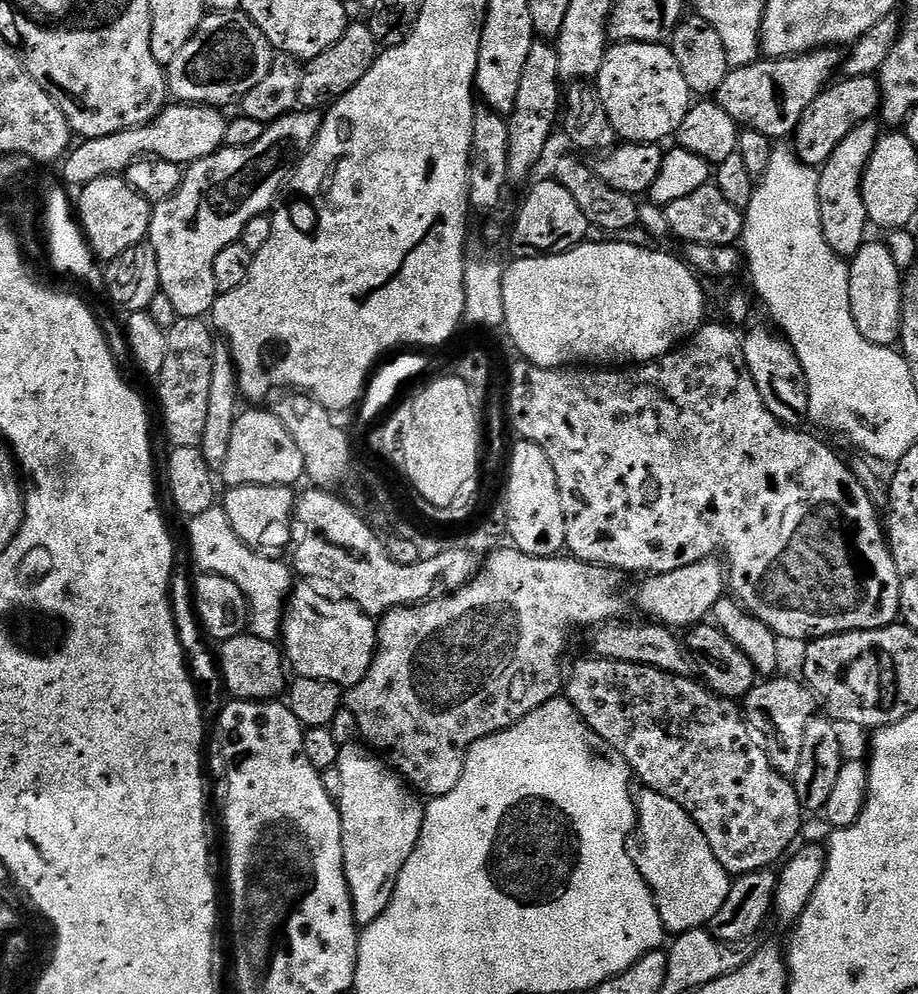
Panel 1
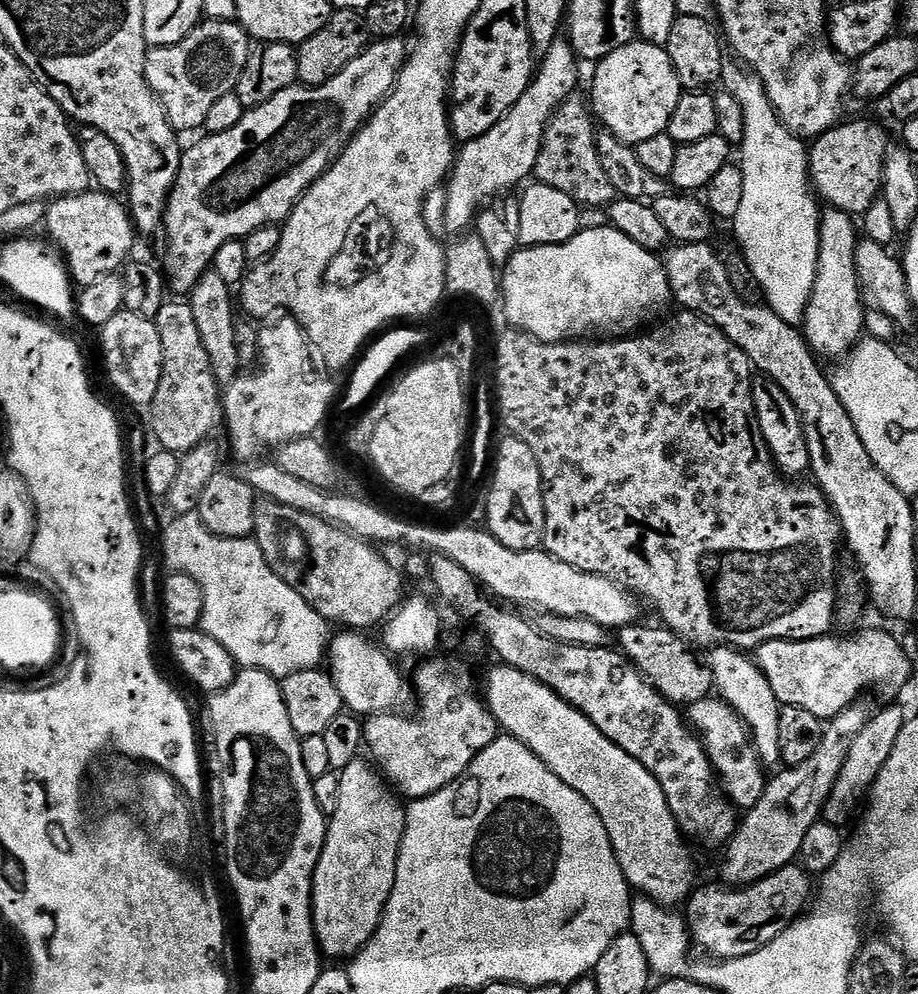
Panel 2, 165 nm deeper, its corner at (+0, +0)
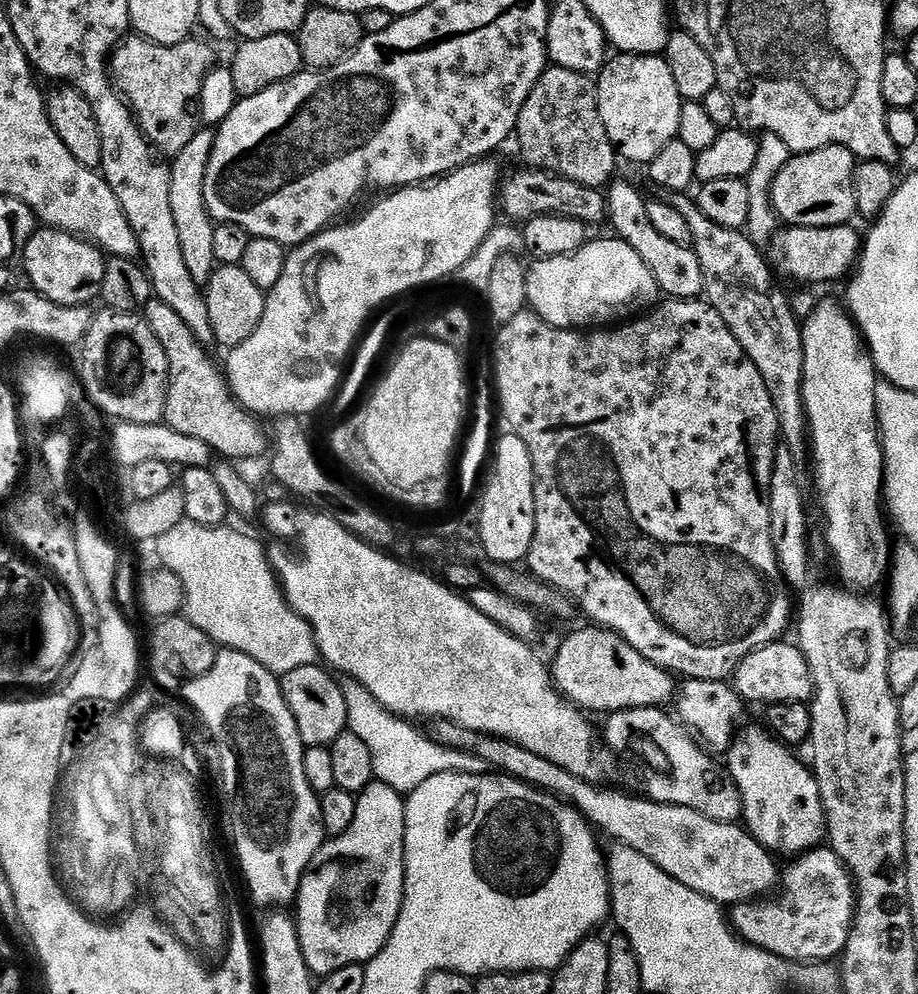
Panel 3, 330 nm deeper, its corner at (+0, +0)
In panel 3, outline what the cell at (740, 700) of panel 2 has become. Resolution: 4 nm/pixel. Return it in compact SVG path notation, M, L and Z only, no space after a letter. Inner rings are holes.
M743 727L737 733L726 753L726 772L740 792L744 803L742 824L749 835L777 857L795 858L817 847L826 836L818 782L811 767L803 765L787 745L761 728Z

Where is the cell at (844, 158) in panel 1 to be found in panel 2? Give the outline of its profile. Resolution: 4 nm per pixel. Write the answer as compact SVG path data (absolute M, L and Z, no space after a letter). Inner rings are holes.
M829 207L820 217L818 270L814 290L810 294L810 302L804 315L802 335L813 353L821 357L847 357L866 332L865 301L862 299L860 278L856 275L858 224L852 220L855 219L849 213L840 212L834 207Z

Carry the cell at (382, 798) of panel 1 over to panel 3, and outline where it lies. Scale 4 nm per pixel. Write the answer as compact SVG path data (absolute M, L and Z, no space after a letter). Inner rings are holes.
M379 782L368 784L356 796L354 820L350 822L350 826L340 836L325 839L324 845L318 850L318 854L314 854L307 872L301 878L300 890L296 893L294 901L294 909L296 908L294 919L296 921L296 933L300 936L300 949L304 955L304 962L313 977L323 978L351 964L363 965L365 962L373 960L383 950L384 944L390 938L404 901L404 801L405 797L388 785Z

